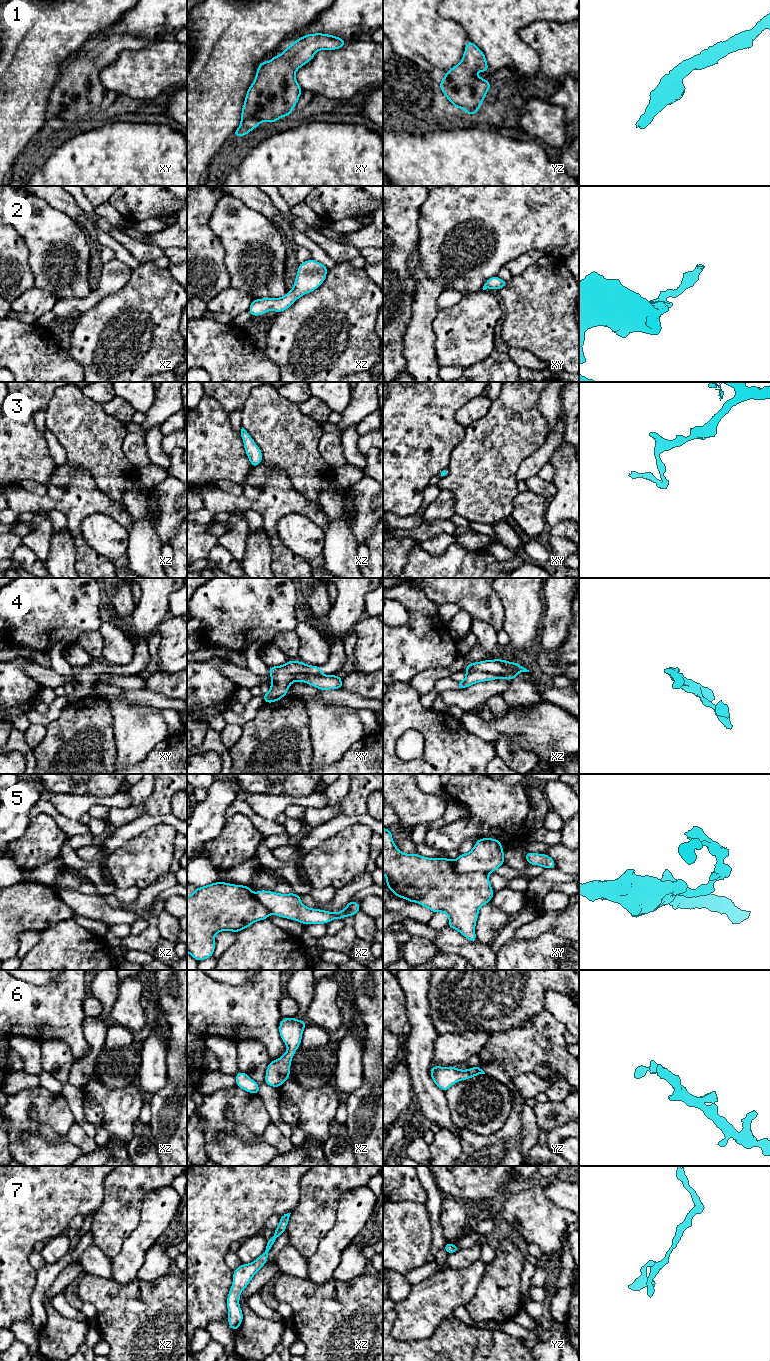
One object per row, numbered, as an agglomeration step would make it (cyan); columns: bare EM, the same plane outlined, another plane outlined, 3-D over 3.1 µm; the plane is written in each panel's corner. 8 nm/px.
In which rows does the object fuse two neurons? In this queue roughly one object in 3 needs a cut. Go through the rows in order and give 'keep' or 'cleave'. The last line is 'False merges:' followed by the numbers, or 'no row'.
1: keep
2: keep
3: keep
4: cleave
5: cleave
6: keep
7: keep
False merges: 4, 5

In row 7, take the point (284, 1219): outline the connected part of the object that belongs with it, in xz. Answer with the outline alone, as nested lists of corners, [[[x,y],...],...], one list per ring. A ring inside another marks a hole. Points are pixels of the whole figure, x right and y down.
[[[291,1213],[280,1216],[278,1227],[274,1230],[274,1236],[266,1243],[265,1251],[250,1264],[241,1264],[233,1271],[233,1284],[227,1296],[228,1324],[233,1331],[236,1331],[243,1321],[243,1313],[239,1305],[241,1292],[248,1286],[253,1276],[268,1261],[268,1253],[274,1245],[276,1239],[285,1232]]]

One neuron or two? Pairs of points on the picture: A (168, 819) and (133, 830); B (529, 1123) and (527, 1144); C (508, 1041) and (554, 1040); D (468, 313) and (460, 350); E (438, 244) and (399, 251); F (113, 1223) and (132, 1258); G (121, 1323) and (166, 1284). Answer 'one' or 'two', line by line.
A: one
B: one
C: one
D: one
E: two
F: two
G: one

